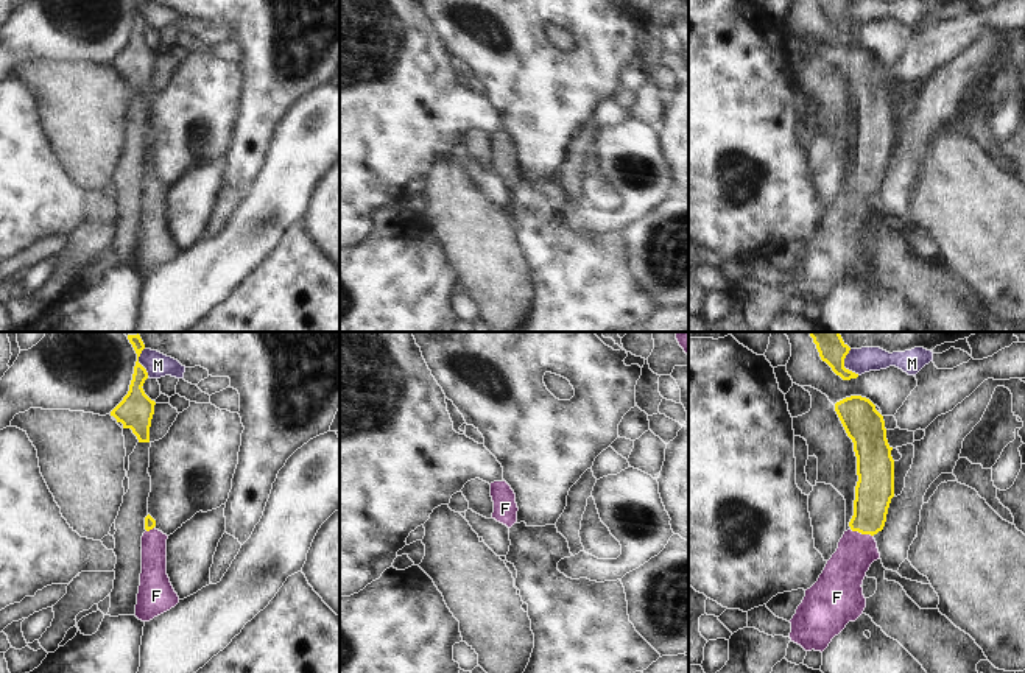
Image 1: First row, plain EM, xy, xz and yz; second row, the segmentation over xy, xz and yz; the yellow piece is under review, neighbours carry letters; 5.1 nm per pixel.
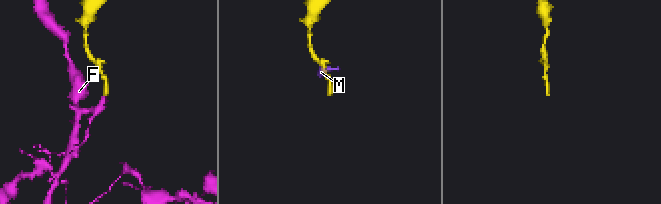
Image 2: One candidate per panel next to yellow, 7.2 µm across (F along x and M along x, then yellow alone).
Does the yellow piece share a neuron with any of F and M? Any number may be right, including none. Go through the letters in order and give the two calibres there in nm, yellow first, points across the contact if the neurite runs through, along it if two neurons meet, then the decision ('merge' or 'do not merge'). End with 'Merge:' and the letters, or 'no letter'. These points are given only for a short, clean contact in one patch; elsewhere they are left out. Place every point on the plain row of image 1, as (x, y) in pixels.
F: calibres 200 and 220 nm; way yz (874, 140), (870, 169), (862, 184), (857, 201), (843, 226); merge
M: calibres 100 and 130 nm; border yz (849, 0), (845, 17), (859, 25); do not merge
Merge: F

